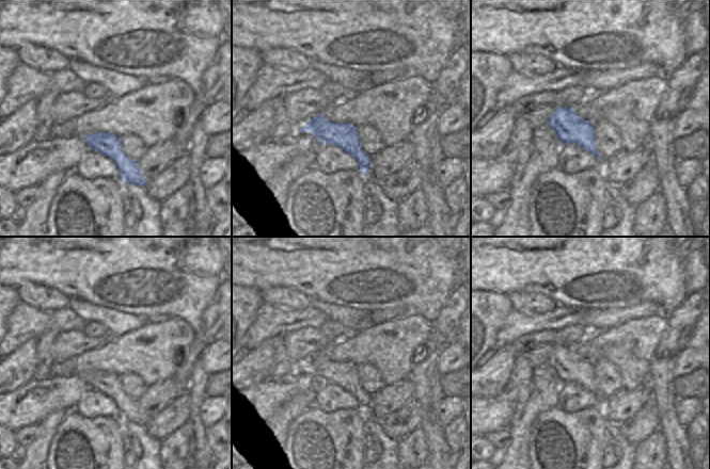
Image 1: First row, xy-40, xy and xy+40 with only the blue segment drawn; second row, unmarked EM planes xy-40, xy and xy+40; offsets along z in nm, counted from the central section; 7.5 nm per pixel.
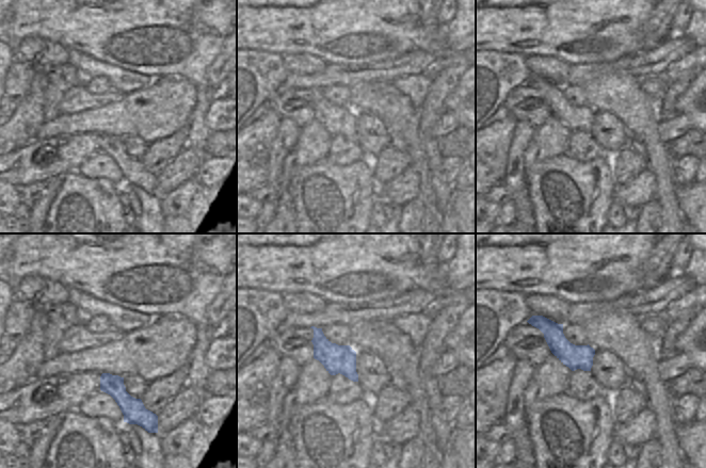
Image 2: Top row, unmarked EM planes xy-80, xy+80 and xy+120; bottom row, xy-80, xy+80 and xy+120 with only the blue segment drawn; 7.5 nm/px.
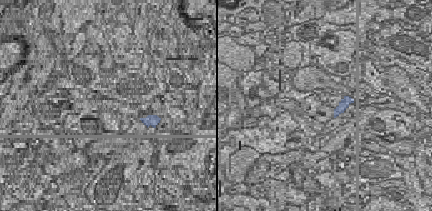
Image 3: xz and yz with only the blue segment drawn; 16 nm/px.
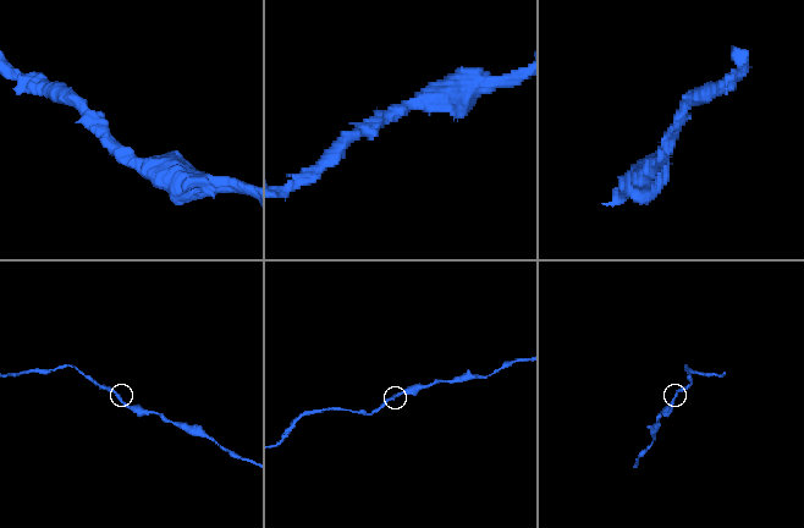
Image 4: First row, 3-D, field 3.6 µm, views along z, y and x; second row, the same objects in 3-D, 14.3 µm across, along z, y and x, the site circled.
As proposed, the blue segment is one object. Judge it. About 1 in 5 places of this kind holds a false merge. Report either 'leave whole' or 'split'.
leave whole

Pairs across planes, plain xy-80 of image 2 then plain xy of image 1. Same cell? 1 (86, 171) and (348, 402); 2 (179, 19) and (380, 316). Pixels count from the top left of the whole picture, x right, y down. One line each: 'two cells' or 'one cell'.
1: one cell
2: two cells

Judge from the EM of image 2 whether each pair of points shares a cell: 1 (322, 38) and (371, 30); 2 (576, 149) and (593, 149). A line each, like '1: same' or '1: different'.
1: same
2: same

